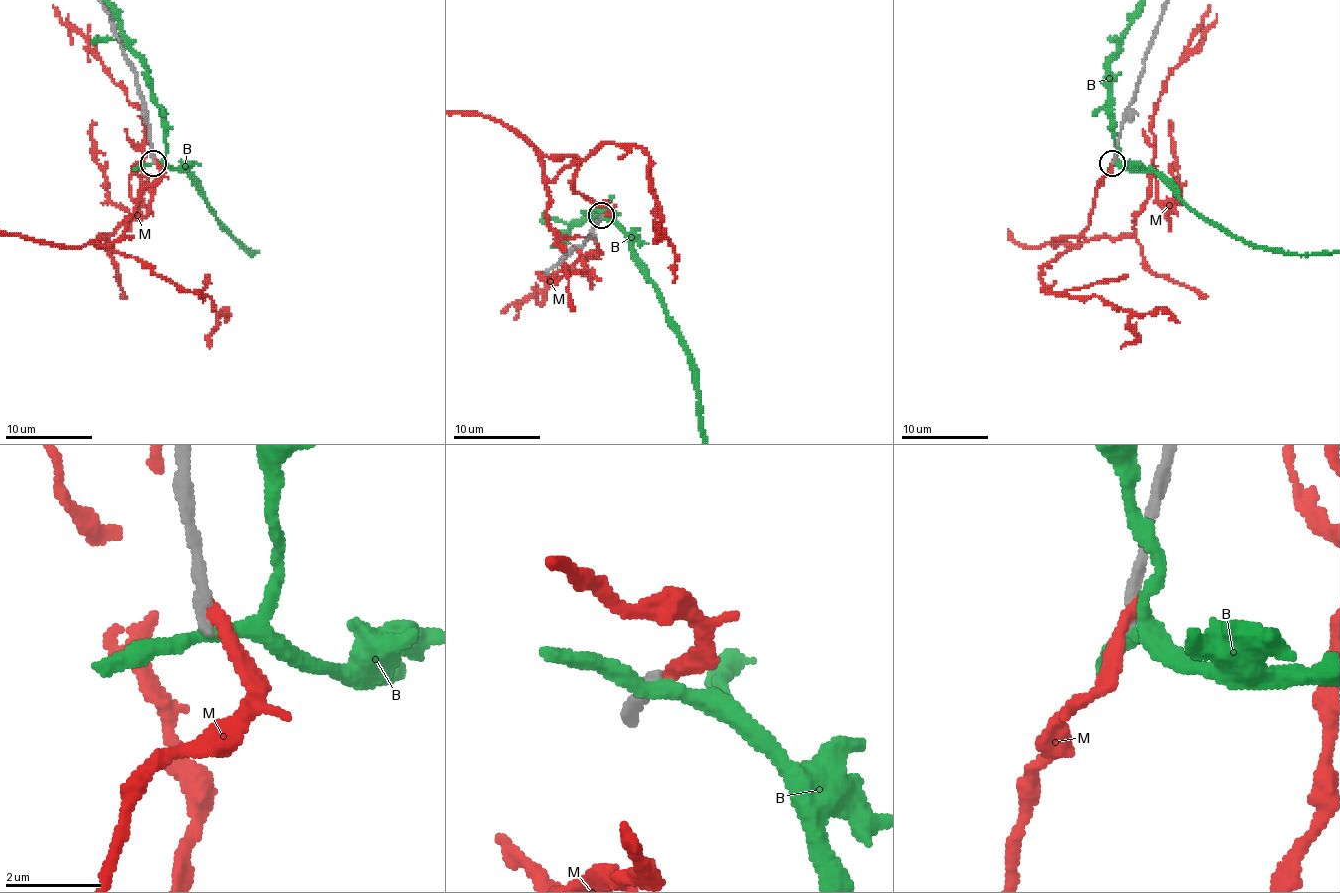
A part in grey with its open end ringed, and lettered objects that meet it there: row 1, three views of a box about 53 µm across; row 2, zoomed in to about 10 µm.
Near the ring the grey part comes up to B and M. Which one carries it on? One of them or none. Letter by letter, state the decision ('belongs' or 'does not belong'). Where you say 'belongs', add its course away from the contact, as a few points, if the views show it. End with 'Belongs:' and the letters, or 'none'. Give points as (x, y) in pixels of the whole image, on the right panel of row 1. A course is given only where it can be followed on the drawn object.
B: does not belong
M: does not belong
Belongs: none

